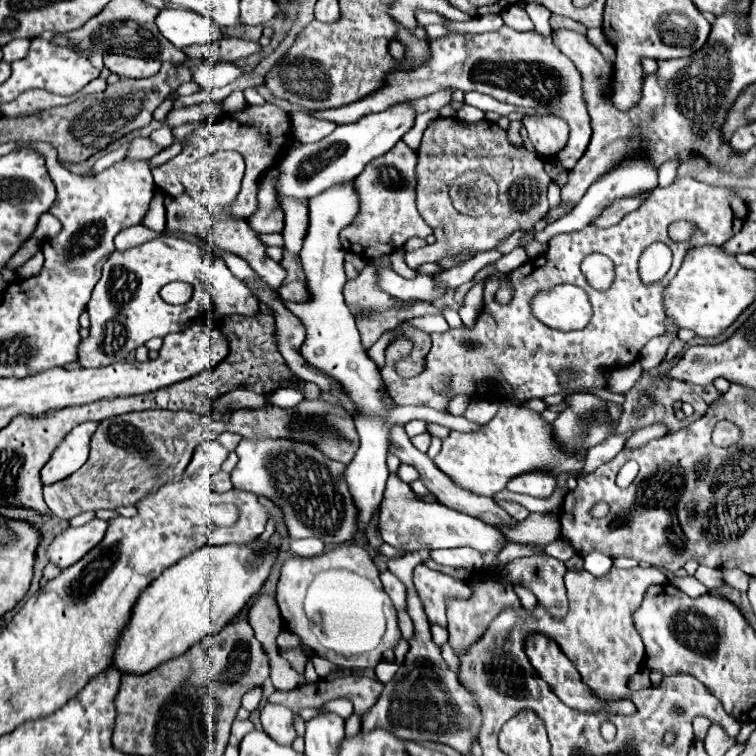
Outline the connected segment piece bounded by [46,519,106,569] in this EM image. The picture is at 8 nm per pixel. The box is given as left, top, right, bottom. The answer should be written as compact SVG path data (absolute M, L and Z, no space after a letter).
M92 519L82 527L68 527L60 535L54 535L46 547L46 557L50 563L66 569L80 561L92 547L96 547L106 533L106 521Z

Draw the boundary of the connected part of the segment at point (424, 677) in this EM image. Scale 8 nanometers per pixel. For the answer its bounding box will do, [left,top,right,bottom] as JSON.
[362,549,482,755]

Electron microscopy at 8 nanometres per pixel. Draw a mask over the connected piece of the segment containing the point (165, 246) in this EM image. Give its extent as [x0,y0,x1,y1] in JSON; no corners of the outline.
[78,235,258,367]

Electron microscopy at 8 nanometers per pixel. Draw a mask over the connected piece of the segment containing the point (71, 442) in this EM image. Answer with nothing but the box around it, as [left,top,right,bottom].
[42,421,98,485]

